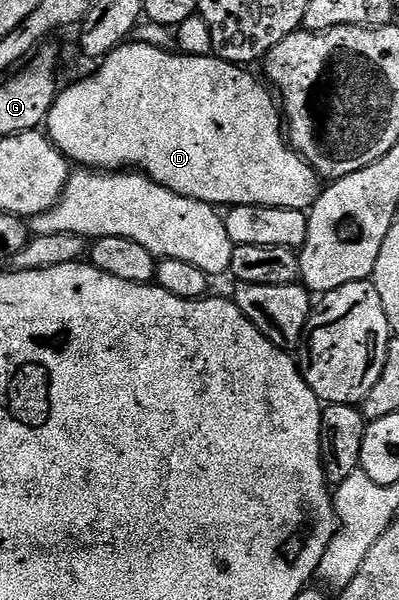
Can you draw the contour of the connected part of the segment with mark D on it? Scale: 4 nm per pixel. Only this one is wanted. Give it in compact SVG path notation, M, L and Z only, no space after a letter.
M132 39L119 45L113 53L108 54L99 62L96 73L76 81L59 90L56 102L50 107L46 122L46 133L53 145L68 158L69 162L80 167L98 169L101 171L136 170L147 175L162 187L174 191L183 197L198 199L207 205L231 207L234 205L265 205L266 207L282 207L283 209L311 210L317 197L320 196L322 178L303 157L296 154L295 149L288 144L285 130L282 128L282 109L274 96L273 90L263 80L252 74L245 66L223 61L221 57L209 55L192 57L179 51L159 49L145 42Z

